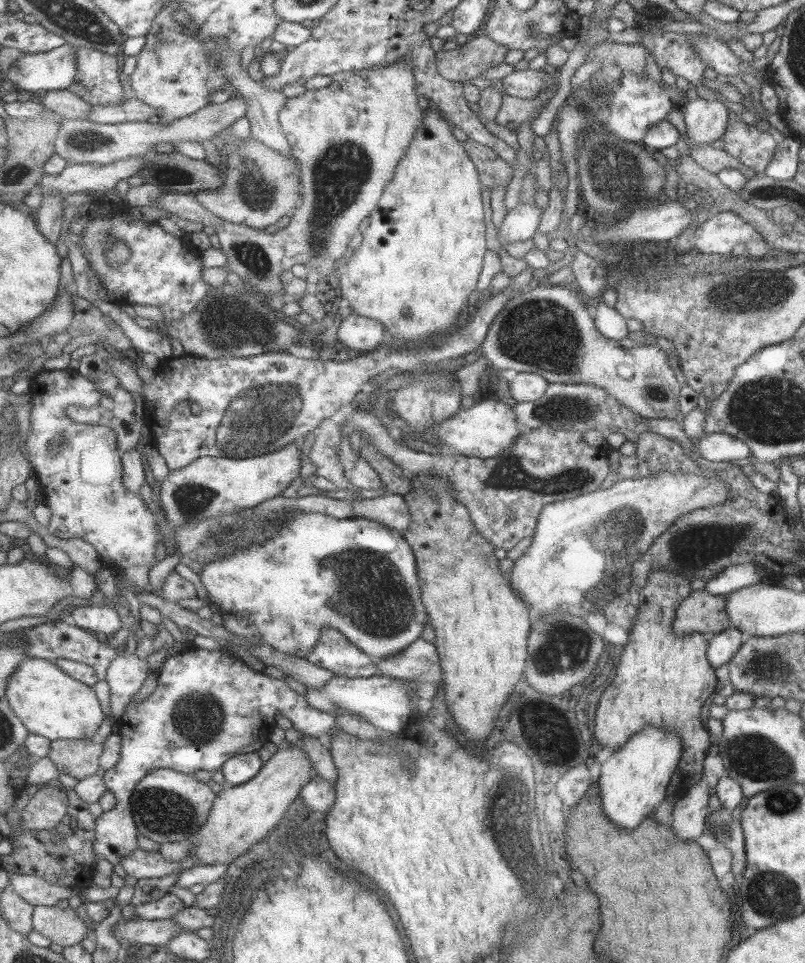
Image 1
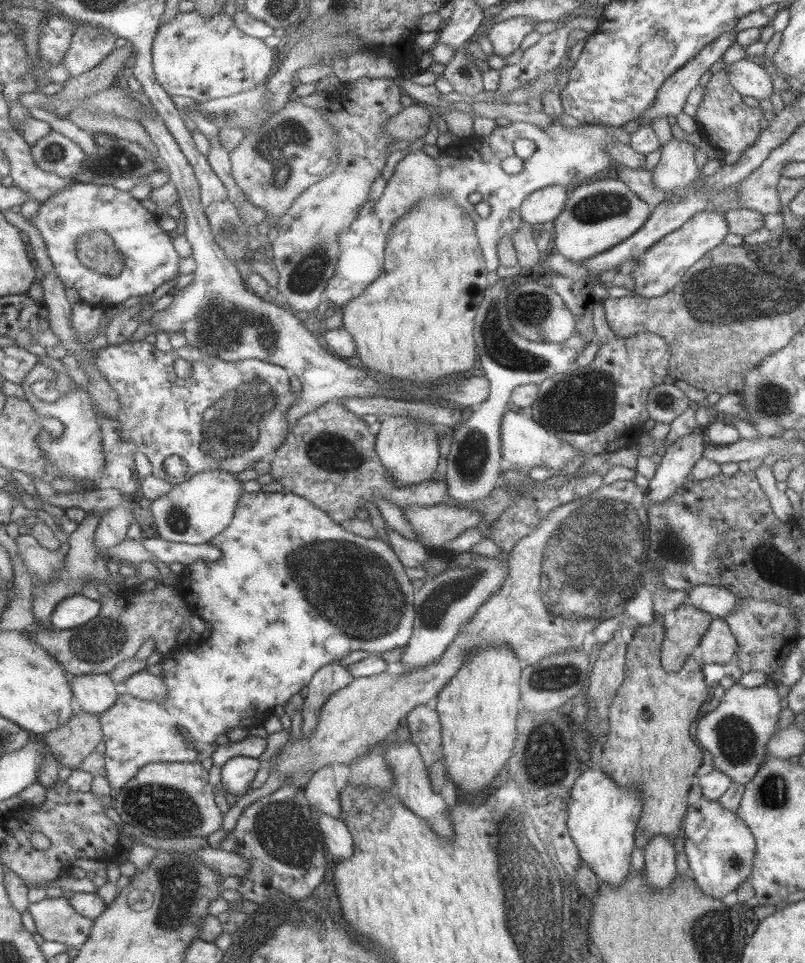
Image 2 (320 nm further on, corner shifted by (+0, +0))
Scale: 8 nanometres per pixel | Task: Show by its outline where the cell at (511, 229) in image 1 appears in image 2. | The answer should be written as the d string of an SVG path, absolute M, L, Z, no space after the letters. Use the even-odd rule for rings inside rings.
M565 185L538 188L522 200L519 216L530 225L553 221L559 216L569 191Z

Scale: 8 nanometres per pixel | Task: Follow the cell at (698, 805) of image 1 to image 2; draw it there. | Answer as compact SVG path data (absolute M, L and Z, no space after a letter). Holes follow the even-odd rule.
M655 836L642 850L648 886L665 888L676 878L675 851L664 836Z

